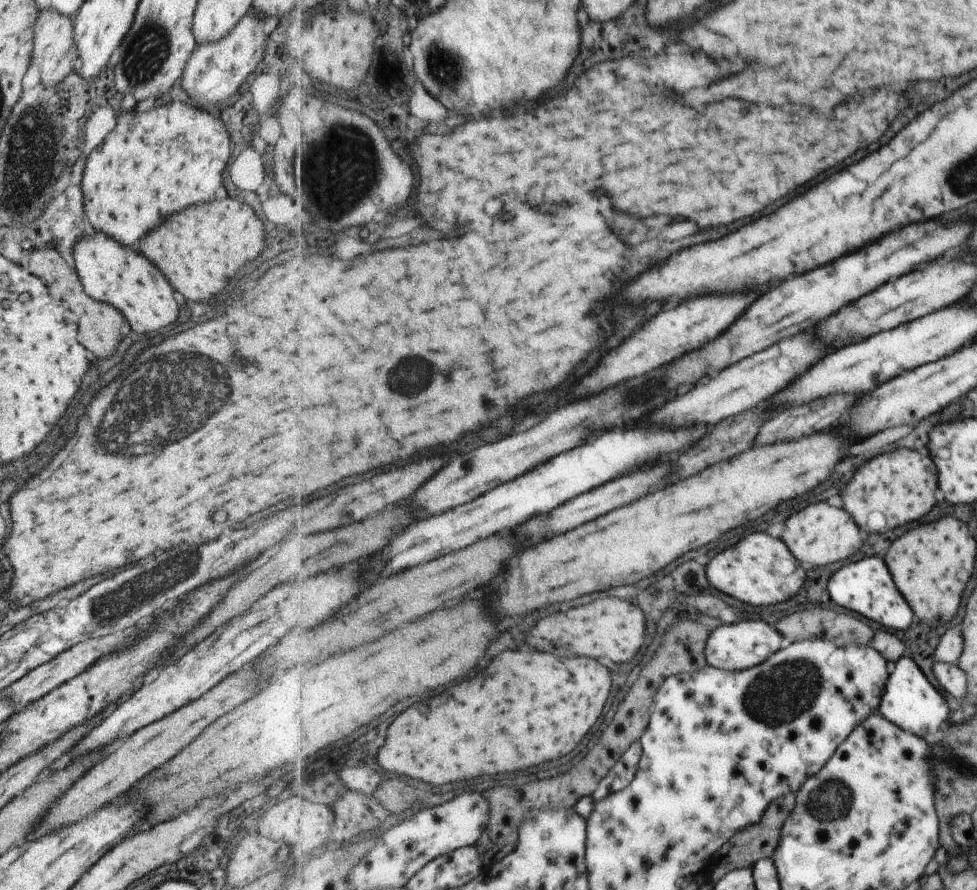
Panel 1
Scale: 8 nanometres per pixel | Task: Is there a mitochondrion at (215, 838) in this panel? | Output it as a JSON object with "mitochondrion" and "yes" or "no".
{"mitochondrion":"no"}

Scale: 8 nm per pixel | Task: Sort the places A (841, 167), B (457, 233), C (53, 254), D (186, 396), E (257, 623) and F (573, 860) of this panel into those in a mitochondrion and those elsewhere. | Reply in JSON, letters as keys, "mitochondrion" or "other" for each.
{"A":"other","B":"other","C":"other","D":"mitochondrion","E":"mitochondrion","F":"other"}

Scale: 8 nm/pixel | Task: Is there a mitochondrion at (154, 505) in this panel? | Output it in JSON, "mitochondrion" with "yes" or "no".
{"mitochondrion":"no"}

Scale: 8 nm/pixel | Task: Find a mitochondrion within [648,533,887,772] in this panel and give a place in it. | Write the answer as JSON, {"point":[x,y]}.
{"point":[776,694]}

